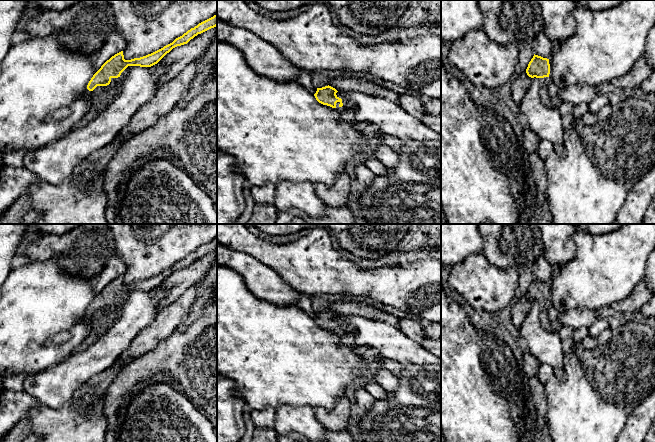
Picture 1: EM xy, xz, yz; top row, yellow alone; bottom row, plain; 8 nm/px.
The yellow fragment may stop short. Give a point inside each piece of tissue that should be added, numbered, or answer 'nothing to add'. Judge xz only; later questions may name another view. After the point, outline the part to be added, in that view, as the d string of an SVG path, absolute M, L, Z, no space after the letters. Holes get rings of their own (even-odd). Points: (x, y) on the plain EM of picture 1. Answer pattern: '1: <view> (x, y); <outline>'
1: xz (347, 328); M342 324L342 327L343 327L343 330L340 331L339 328L340 326L337 326L336 327L336 333L340 334L340 335L344 335L344 334L347 334L349 332L355 334L356 330L353 326L351 325L348 325L348 324Z

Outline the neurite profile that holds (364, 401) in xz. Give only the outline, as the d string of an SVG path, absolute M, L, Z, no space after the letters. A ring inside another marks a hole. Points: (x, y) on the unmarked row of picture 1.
M362 385L354 386L354 395L354 409L357 413L365 413L372 408L375 398L368 393Z

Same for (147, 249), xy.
M108 224L116 252L126 264L125 284L172 267L217 238L217 224Z

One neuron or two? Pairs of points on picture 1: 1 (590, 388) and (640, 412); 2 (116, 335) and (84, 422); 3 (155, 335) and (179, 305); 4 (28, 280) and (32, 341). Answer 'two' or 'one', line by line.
1: two
2: two
3: one
4: one

